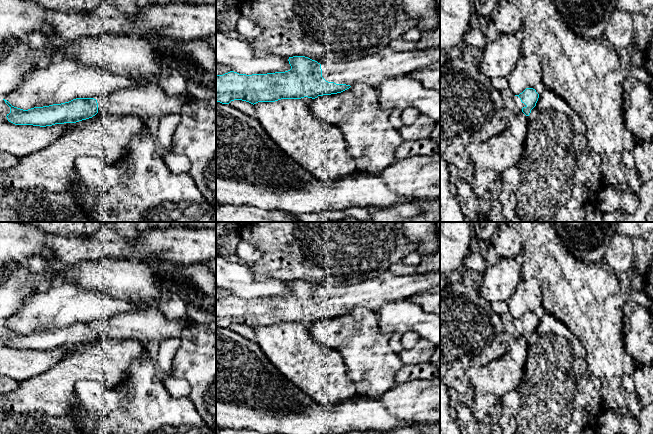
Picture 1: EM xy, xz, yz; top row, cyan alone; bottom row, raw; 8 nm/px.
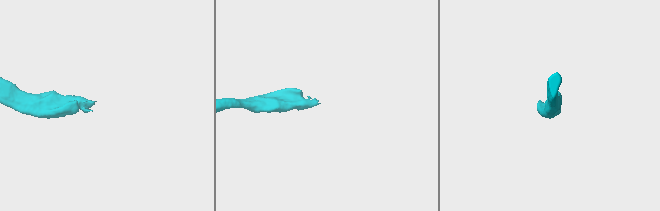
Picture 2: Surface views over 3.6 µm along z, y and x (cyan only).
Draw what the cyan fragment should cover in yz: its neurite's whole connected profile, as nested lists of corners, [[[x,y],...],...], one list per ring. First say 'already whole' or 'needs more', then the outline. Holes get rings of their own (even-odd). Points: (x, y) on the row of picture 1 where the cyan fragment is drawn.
needs more | [[[526,88],[519,95],[513,95],[510,91],[503,90],[501,91],[501,96],[510,115],[515,115],[522,111],[526,116],[530,115],[539,98],[539,94],[533,88]]]

